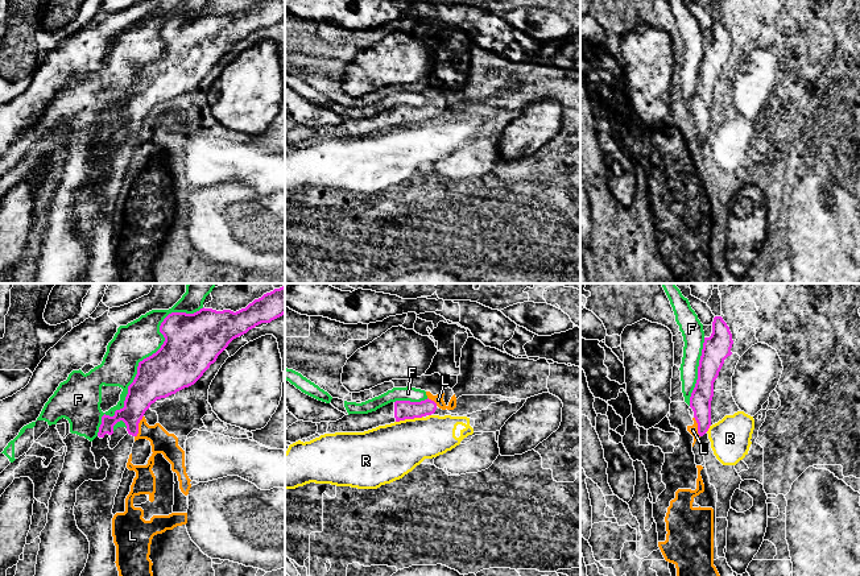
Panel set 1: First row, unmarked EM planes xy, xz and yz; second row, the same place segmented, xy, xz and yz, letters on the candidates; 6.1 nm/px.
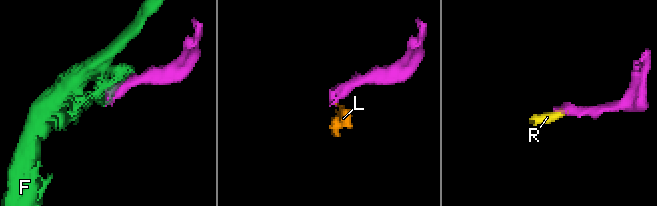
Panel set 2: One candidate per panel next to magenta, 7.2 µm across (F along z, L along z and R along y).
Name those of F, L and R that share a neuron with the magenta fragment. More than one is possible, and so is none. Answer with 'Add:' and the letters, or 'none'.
Add: none

